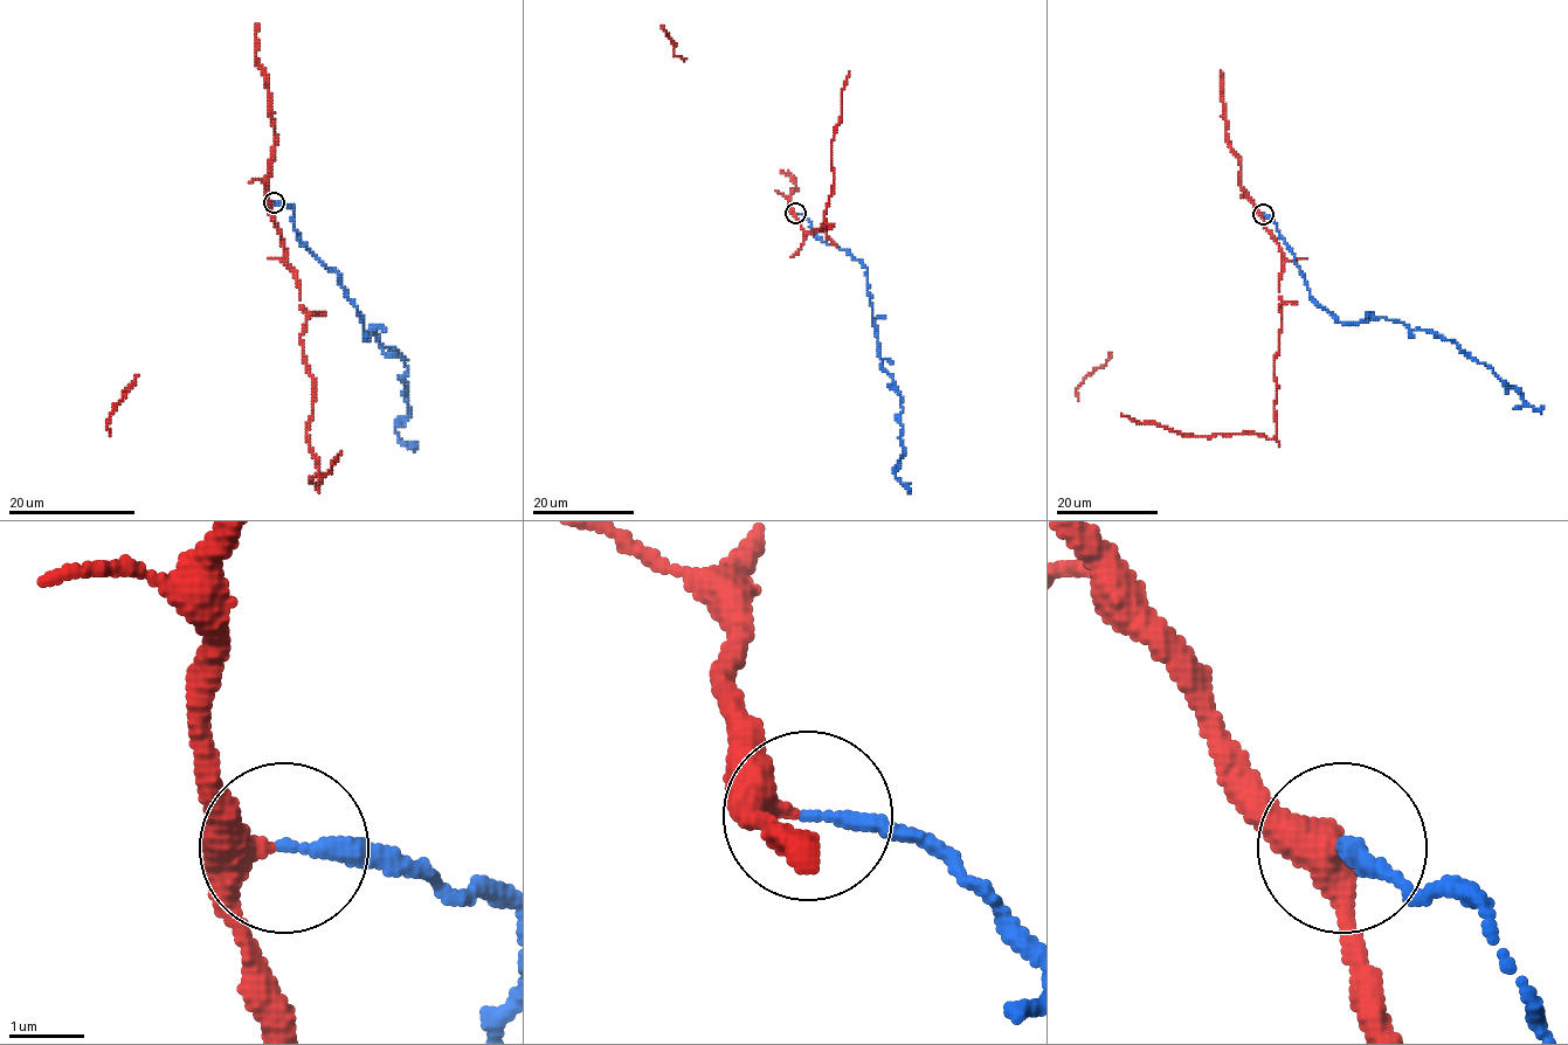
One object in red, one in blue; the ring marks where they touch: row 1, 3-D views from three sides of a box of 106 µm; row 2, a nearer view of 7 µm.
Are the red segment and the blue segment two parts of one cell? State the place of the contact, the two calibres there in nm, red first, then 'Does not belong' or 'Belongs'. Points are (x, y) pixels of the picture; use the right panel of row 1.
Place: (1263, 214). Thickness 360 nm (red) against 200 nm. Belongs

